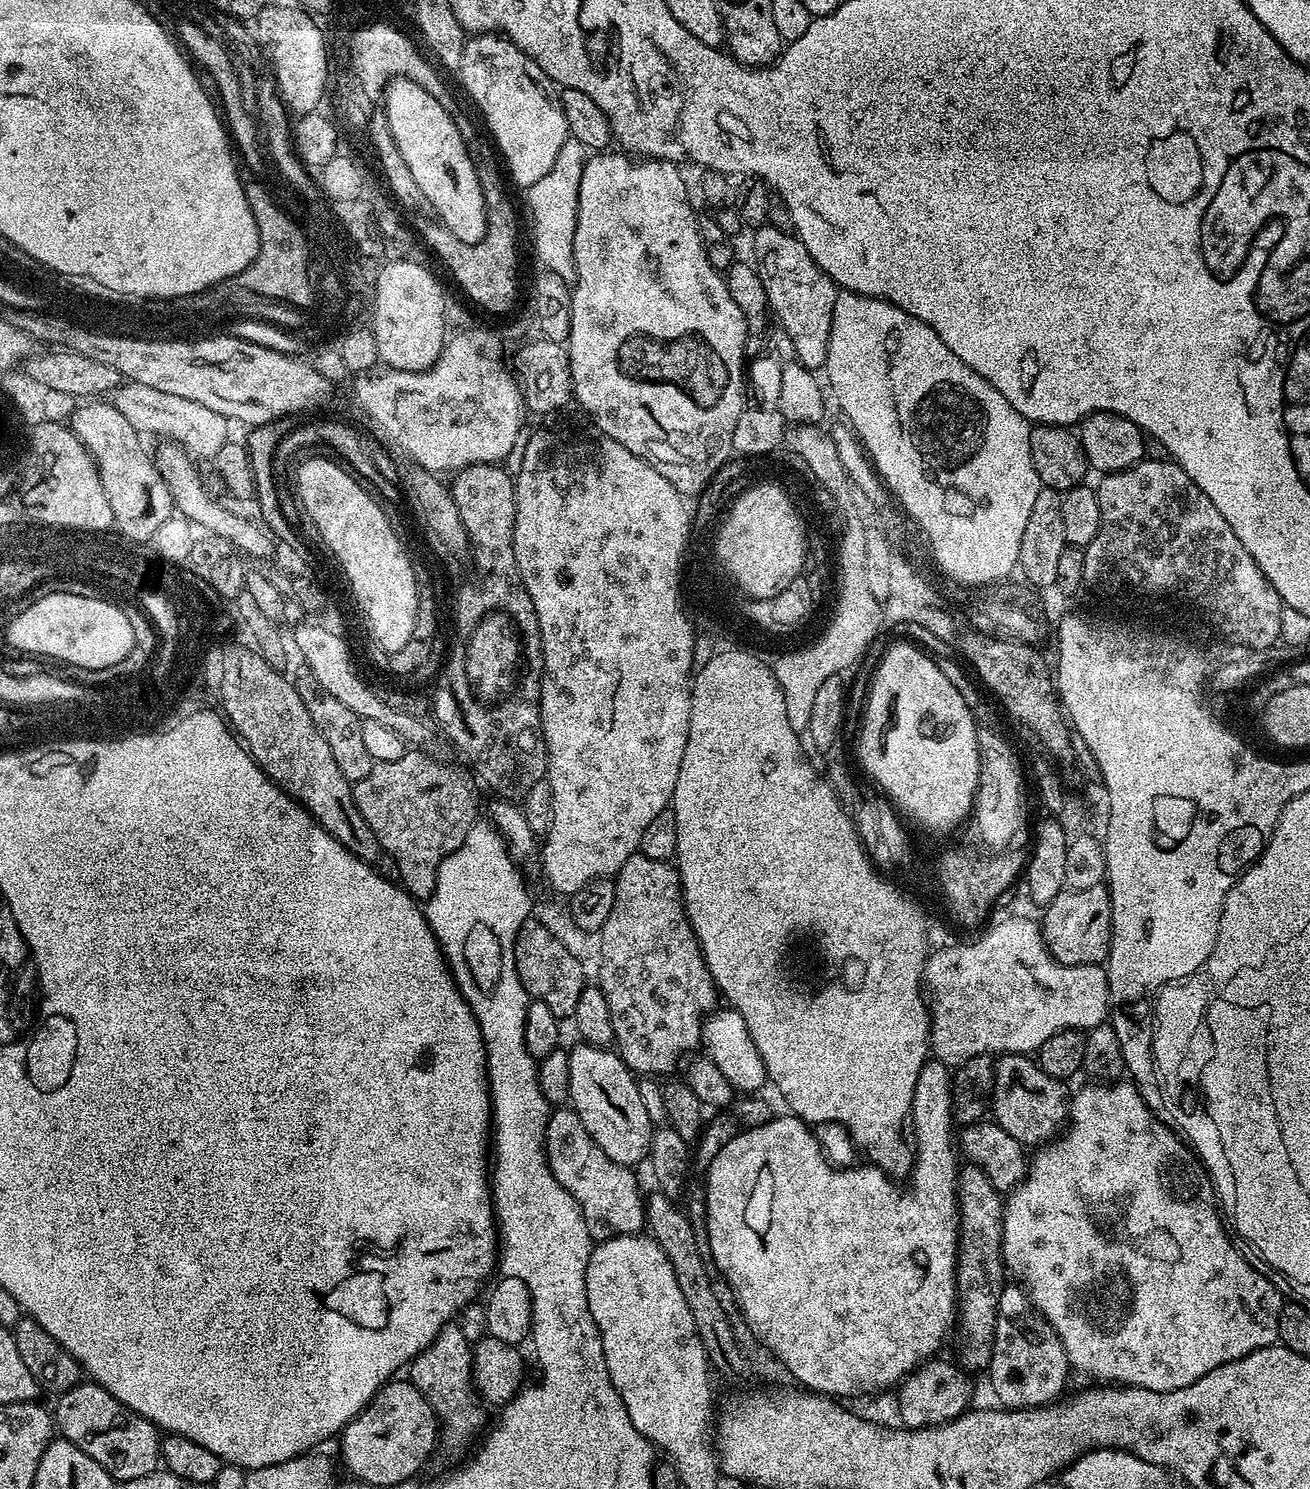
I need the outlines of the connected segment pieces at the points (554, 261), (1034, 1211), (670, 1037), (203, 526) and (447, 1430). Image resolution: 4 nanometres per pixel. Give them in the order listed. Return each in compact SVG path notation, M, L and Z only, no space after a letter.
M569 138L559 151L549 174L526 190L528 210L532 214L534 250L545 270L558 274L568 285L576 283L577 268L573 262L574 230L577 228L578 190L582 170L588 157L584 144Z
M1088 1082L1085 1088L1080 1088L1070 1100L1068 1110L1068 1119L1066 1127L1059 1133L1058 1138L1053 1138L1043 1146L1035 1149L1036 1157L1031 1157L1027 1173L1023 1181L1016 1185L1007 1193L1004 1202L1004 1229L1000 1235L1000 1253L1004 1259L1005 1269L1009 1273L1012 1272L1018 1281L1024 1293L1028 1296L1028 1301L1032 1307L1044 1317L1044 1321L1055 1330L1056 1336L1062 1342L1062 1346L1066 1350L1066 1358L1069 1365L1073 1369L1076 1368L1080 1372L1085 1372L1088 1376L1097 1376L1100 1382L1115 1382L1120 1386L1131 1386L1133 1388L1145 1388L1146 1390L1158 1390L1159 1392L1169 1392L1170 1390L1182 1390L1182 1386L1190 1386L1194 1382L1198 1382L1198 1378L1202 1378L1206 1374L1210 1374L1210 1370L1218 1370L1218 1366L1226 1366L1226 1362L1234 1362L1238 1358L1242 1358L1246 1354L1250 1354L1259 1348L1269 1348L1271 1344L1279 1341L1278 1322L1280 1309L1282 1307L1282 1299L1280 1300L1280 1292L1232 1245L1233 1237L1230 1235L1229 1229L1220 1225L1220 1216L1222 1220L1222 1212L1218 1207L1218 1197L1215 1187L1212 1183L1211 1176L1208 1175L1208 1169L1200 1162L1200 1157L1192 1151L1191 1147L1169 1125L1163 1120L1159 1120L1150 1110L1150 1106L1142 1098L1142 1094L1131 1082Z
M637 854L620 867L614 879L614 907L610 909L610 918L606 918L598 933L598 986L602 994L606 994L606 1003L610 1006L610 1022L614 1022L616 1035L614 1044L624 1065L641 1077L664 1078L672 1074L667 1072L674 1071L676 1067L677 1071L681 1067L686 1054L701 1047L704 1022L717 1007L718 989L684 909L684 891L680 885L679 871L667 860L655 860Z
M164 442L157 452L154 452L156 469L162 474L166 486L170 486L170 494L175 511L179 515L185 516L190 522L194 522L196 527L205 533L218 536L236 549L239 553L249 552L252 556L264 556L268 551L272 552L274 540L271 535L255 519L247 520L244 516L239 516L236 512L231 512L228 508L223 508L218 501L212 500L206 485L200 481L200 472L197 461L189 456L186 449L181 444L175 442Z
M451 1323L440 1331L430 1346L426 1346L426 1350L412 1359L410 1365L412 1384L436 1411L436 1419L442 1429L443 1447L445 1444L448 1448L464 1448L472 1439L475 1441L485 1427L481 1401L472 1382L472 1349L473 1345L462 1334L460 1327Z

